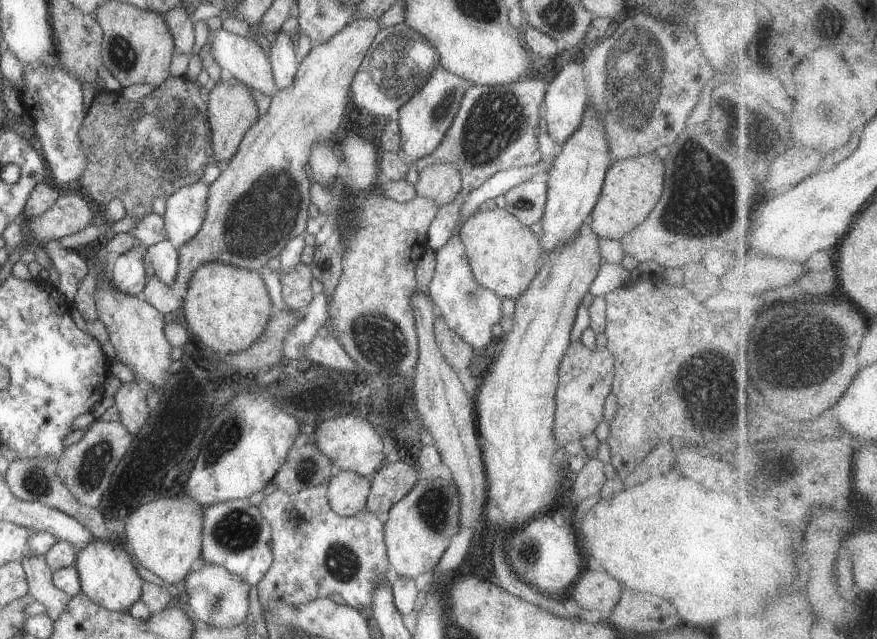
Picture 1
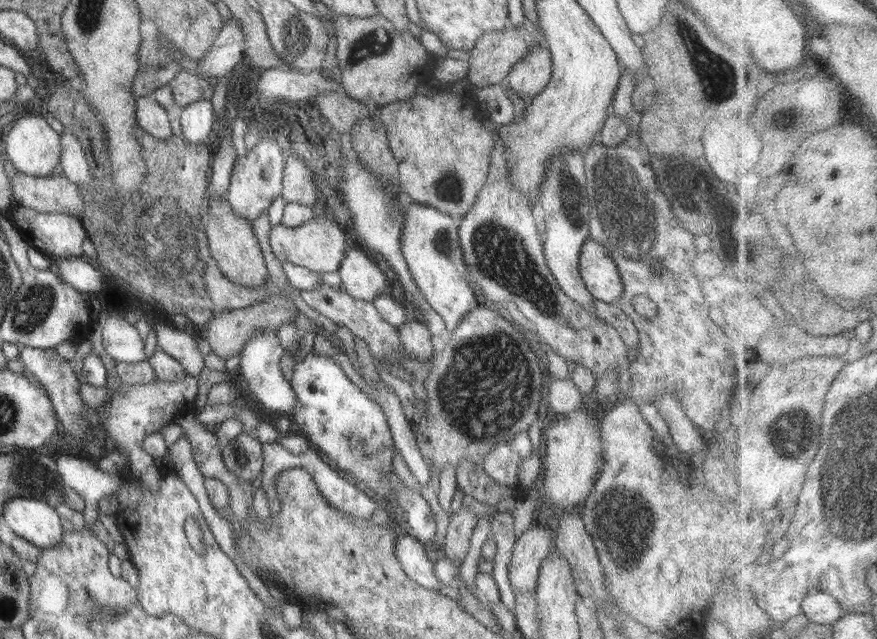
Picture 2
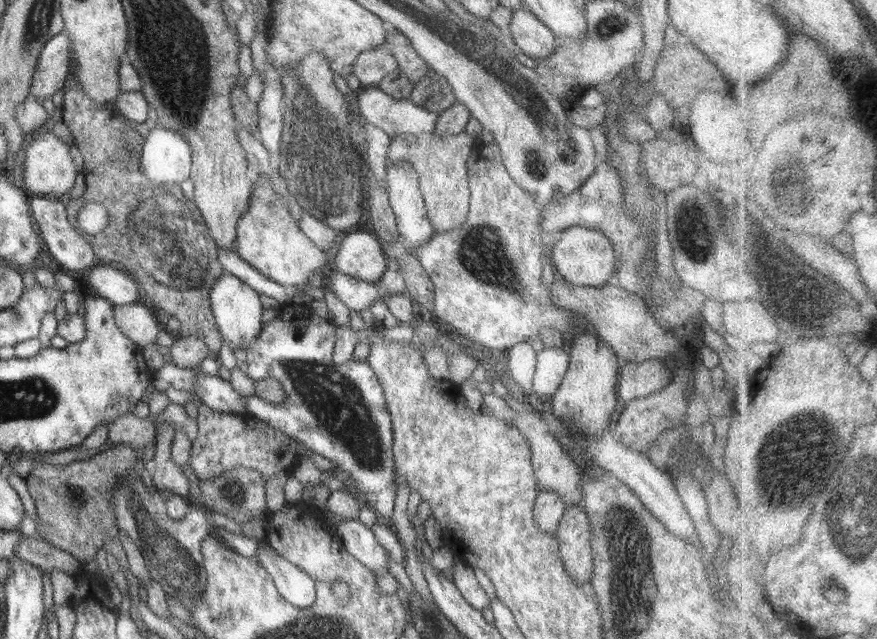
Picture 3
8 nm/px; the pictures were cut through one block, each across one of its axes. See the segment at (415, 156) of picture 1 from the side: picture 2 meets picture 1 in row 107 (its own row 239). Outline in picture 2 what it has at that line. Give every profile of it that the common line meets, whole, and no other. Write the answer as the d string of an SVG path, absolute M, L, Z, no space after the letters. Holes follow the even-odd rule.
M416 202L404 210L402 256L428 304L445 320L447 330L456 328L467 313L482 303L468 279L468 265L458 237L460 223L459 217Z

